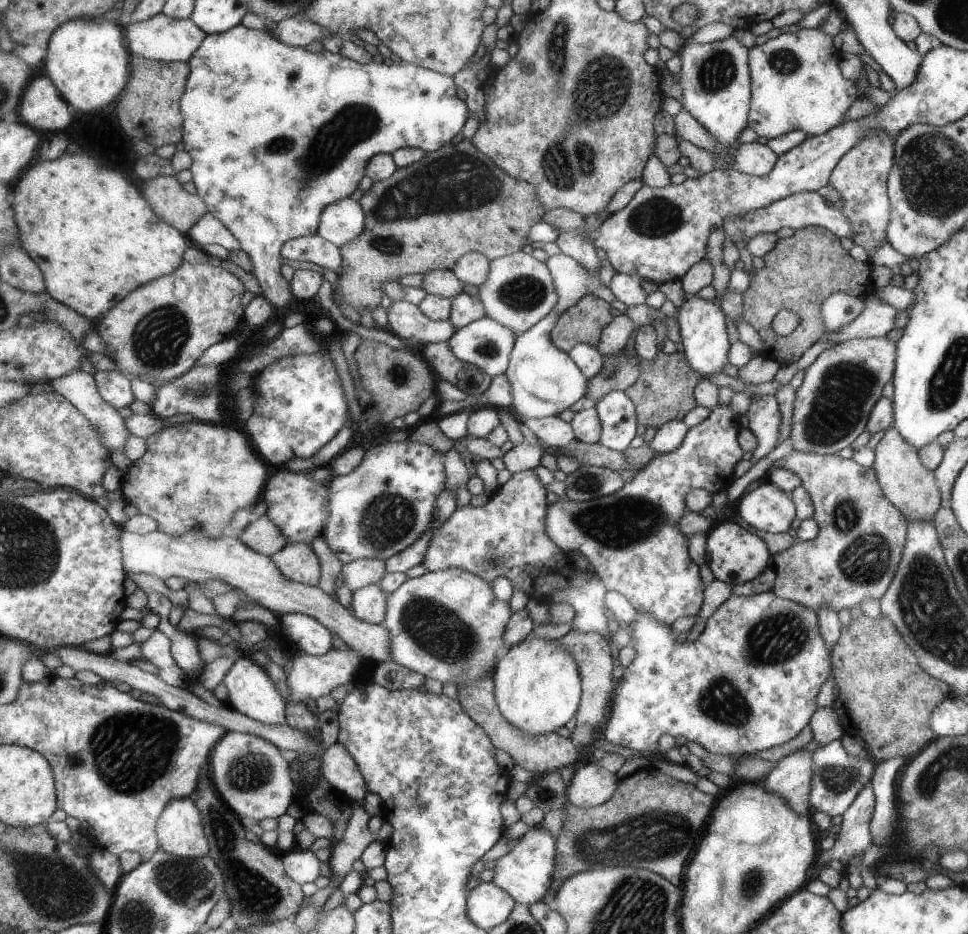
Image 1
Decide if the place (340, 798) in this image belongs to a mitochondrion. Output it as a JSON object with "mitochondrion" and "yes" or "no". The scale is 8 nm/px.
{"mitochondrion":"no"}

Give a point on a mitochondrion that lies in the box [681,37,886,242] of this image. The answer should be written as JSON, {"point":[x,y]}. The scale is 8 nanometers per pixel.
{"point":[716,73]}

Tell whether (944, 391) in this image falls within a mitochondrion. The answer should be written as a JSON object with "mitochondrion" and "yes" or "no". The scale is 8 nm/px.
{"mitochondrion":"yes"}

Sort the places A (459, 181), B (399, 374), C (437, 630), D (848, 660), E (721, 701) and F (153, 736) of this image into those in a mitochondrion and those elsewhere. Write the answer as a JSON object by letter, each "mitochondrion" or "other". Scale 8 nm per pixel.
{"A":"mitochondrion","B":"mitochondrion","C":"mitochondrion","D":"other","E":"mitochondrion","F":"mitochondrion"}

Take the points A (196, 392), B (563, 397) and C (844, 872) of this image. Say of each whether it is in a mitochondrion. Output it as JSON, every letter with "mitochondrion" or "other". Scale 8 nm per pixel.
{"A":"mitochondrion","B":"other","C":"other"}

